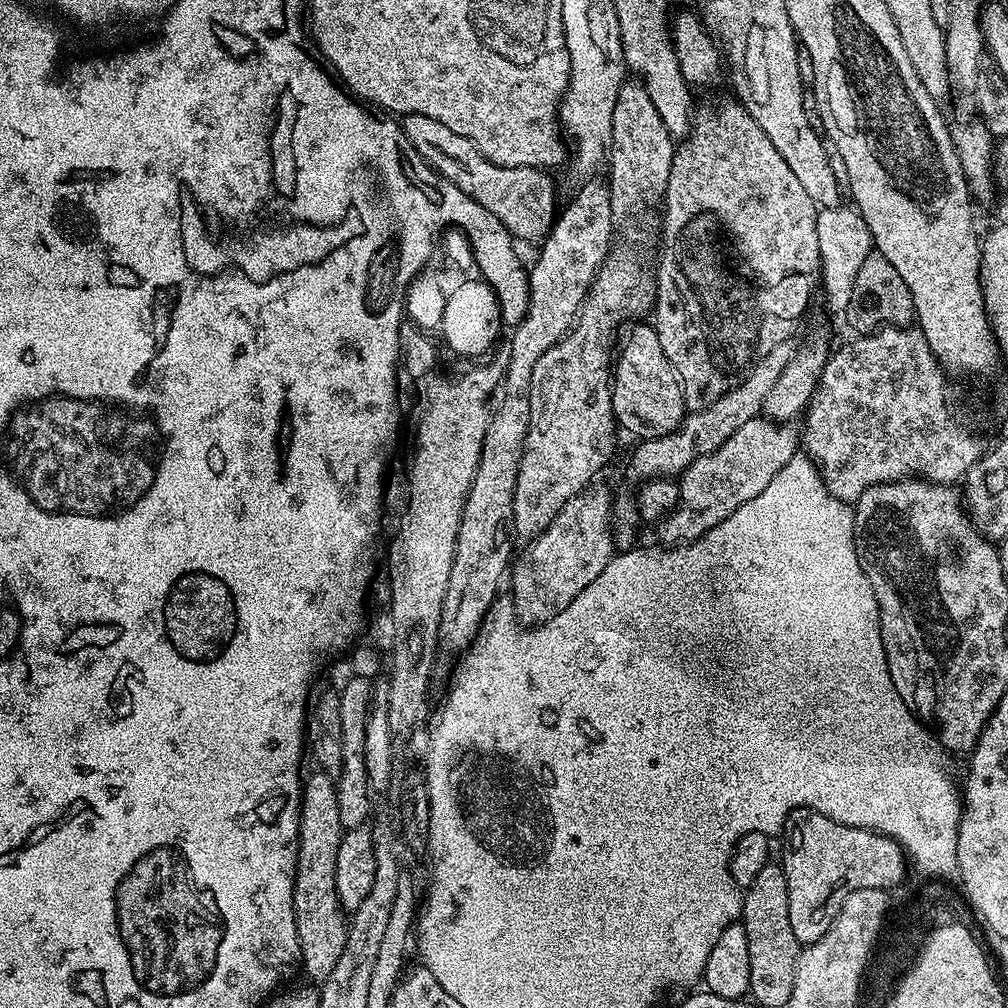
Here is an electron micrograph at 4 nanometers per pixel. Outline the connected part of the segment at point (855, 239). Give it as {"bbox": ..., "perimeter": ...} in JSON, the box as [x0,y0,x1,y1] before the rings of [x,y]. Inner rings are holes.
{"bbox":[816,206,874,314],"perimeter":[[[852,206],[819,209],[816,225],[820,255],[818,284],[822,290],[824,287],[824,304],[830,311],[844,314],[850,306],[850,290],[854,290],[854,278],[858,275],[858,269],[874,250],[870,226],[866,226],[862,214]]]}

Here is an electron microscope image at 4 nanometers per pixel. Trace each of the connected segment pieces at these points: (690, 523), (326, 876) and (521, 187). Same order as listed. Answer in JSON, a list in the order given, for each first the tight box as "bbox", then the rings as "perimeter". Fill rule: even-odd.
[{"bbox":[658,418,798,546],"perimeter":[[[757,418],[746,422],[746,426],[738,426],[738,430],[734,430],[734,434],[730,434],[730,438],[726,438],[726,442],[718,446],[718,450],[698,458],[685,472],[680,473],[678,477],[680,502],[660,521],[658,525],[659,543],[664,546],[675,546],[681,542],[696,540],[697,537],[706,534],[711,528],[718,526],[718,522],[730,518],[730,514],[738,510],[738,506],[762,494],[762,490],[766,490],[774,474],[778,474],[778,470],[782,470],[782,466],[786,466],[786,462],[790,462],[790,458],[797,455],[797,452],[798,428],[795,423]]]},{"bbox":[294,770,349,982],"perimeter":[[[313,770],[307,773],[300,797],[300,842],[296,855],[294,880],[294,918],[300,943],[300,960],[304,972],[312,982],[330,978],[330,970],[338,966],[342,950],[346,950],[349,921],[338,902],[338,882],[334,873],[338,870],[338,846],[346,829],[340,811],[333,777],[327,772]]]},{"bbox":[402,114,558,242],"perimeter":[[[410,114],[409,116],[403,117],[402,127],[404,130],[405,141],[410,145],[411,151],[416,152],[441,176],[441,181],[453,184],[455,188],[465,193],[474,202],[482,205],[487,212],[494,214],[494,218],[498,218],[498,222],[502,222],[502,226],[512,235],[517,241],[520,240],[536,240],[535,242],[543,241],[544,237],[548,235],[552,230],[553,223],[558,215],[558,204],[556,208],[556,188],[552,185],[552,180],[547,171],[539,168],[503,168],[498,166],[494,162],[490,162],[478,151],[474,146],[474,142],[470,142],[470,138],[462,138],[462,134],[454,134],[454,130],[450,130],[450,126],[442,126],[442,122],[434,122],[434,118],[426,118],[426,114]]]}]

